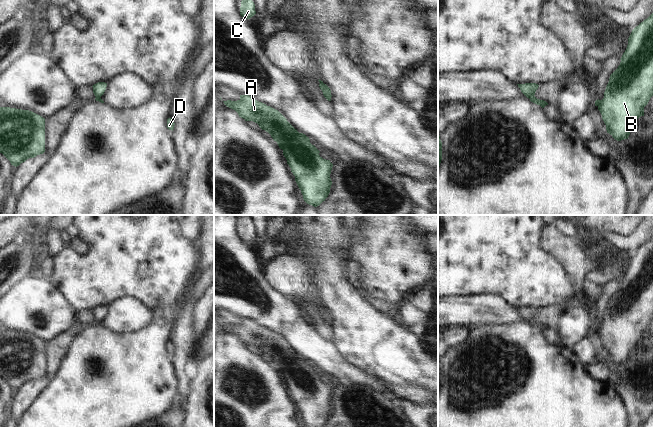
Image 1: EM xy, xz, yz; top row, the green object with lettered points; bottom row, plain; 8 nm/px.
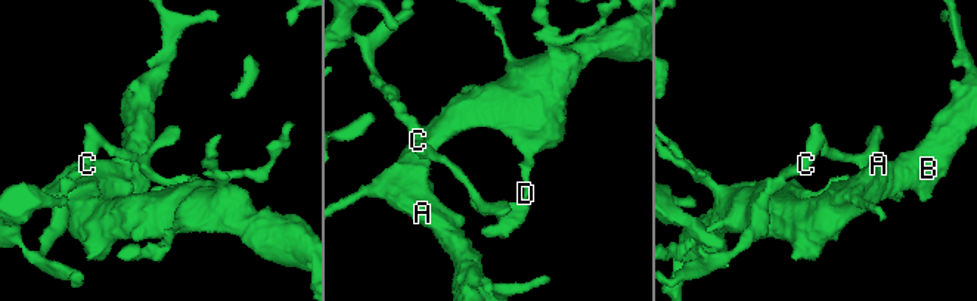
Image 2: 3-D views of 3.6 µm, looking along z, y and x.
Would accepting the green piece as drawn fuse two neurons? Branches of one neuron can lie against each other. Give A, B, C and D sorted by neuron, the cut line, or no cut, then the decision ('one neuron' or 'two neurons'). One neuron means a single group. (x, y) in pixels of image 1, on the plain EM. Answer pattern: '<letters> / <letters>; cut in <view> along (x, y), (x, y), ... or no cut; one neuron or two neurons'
A B D / C; cut in yz along (533, 319), (529, 322); two neurons

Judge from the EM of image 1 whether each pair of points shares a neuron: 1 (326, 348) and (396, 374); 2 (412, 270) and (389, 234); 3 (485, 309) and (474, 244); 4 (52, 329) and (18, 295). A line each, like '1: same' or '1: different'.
1: different
2: same
3: different
4: same

